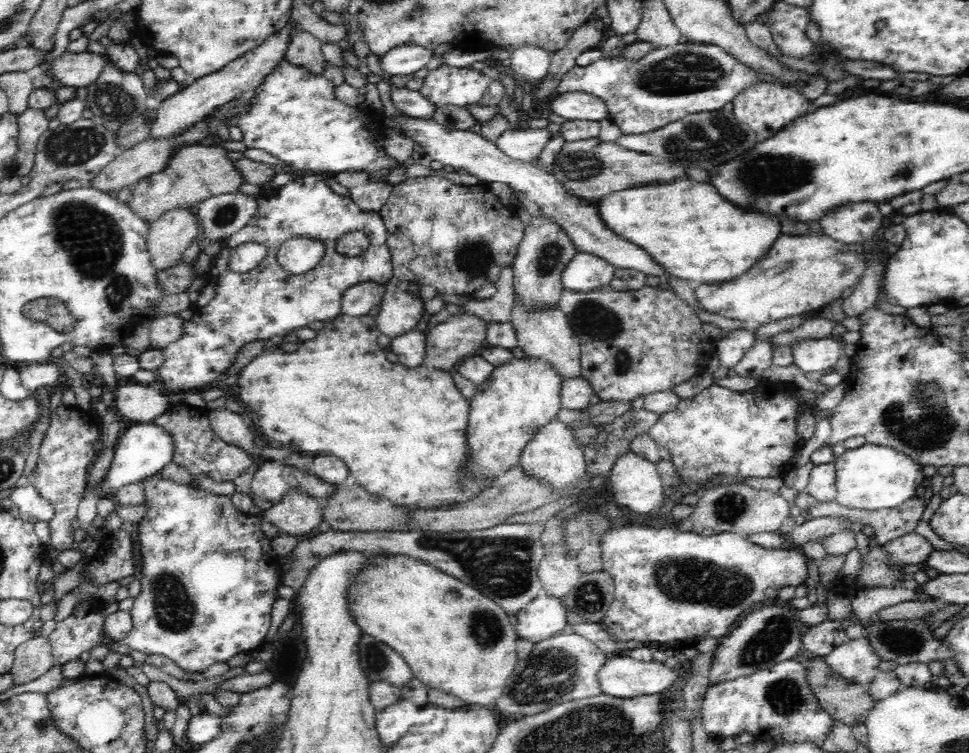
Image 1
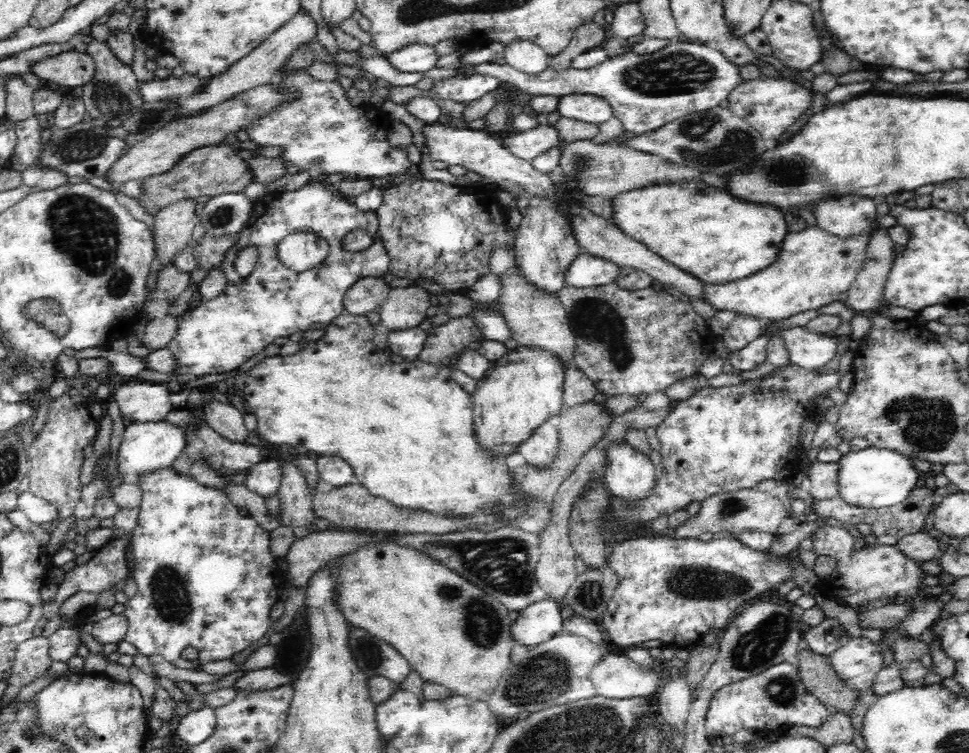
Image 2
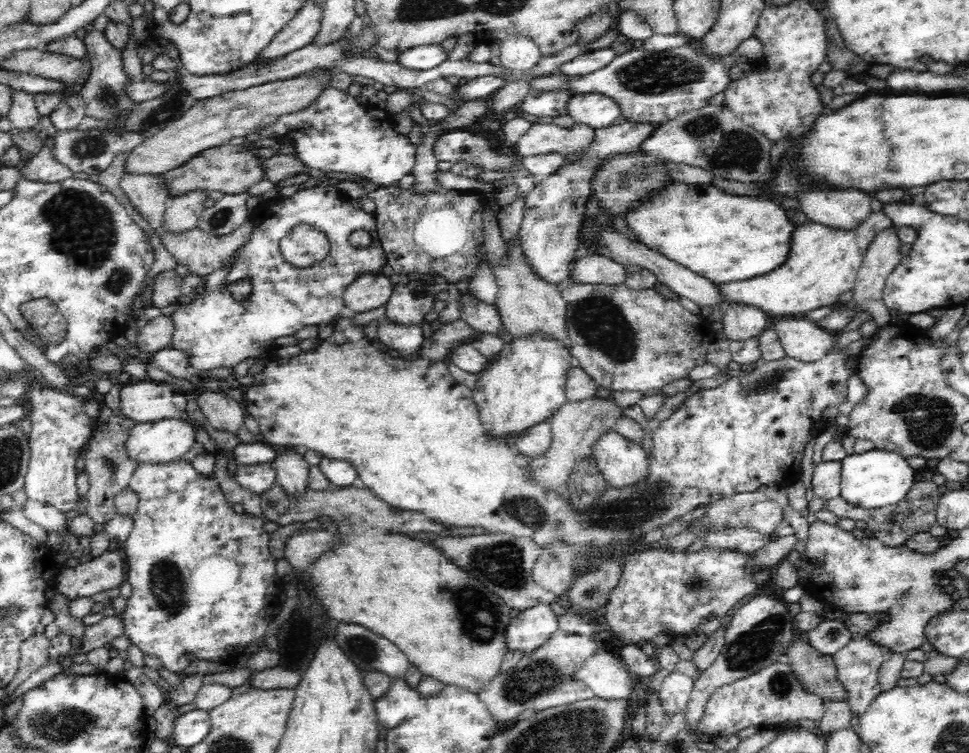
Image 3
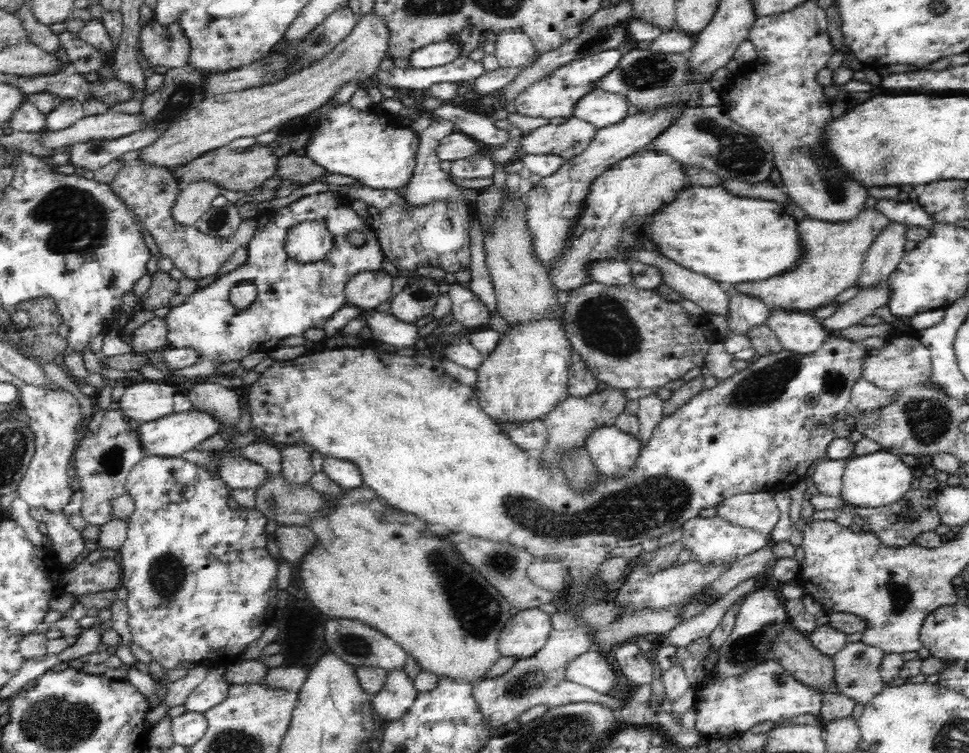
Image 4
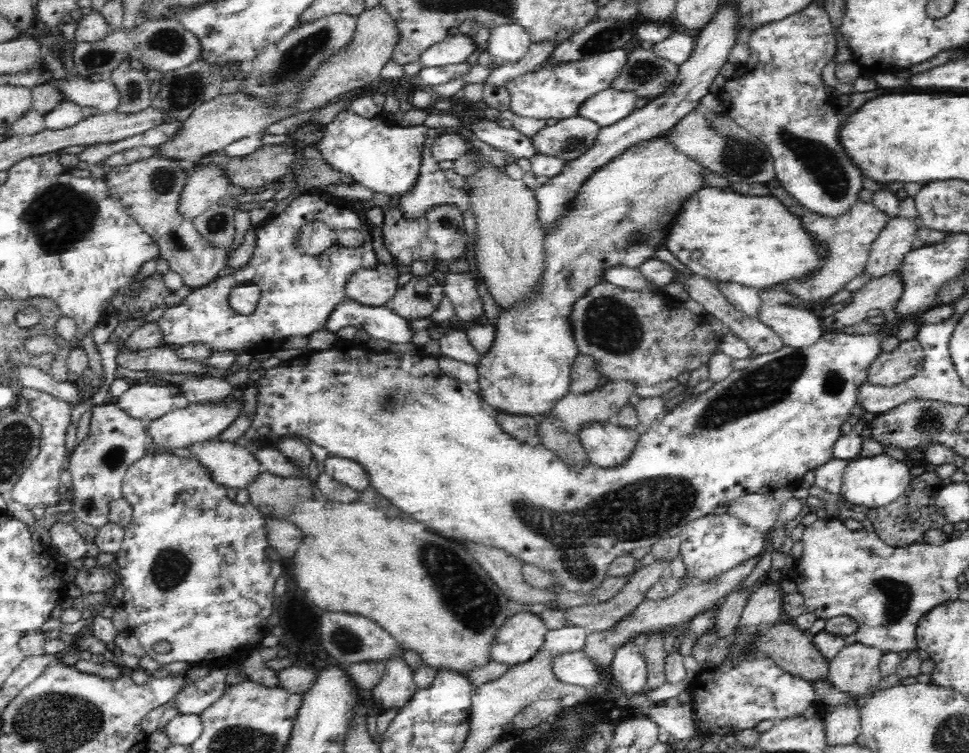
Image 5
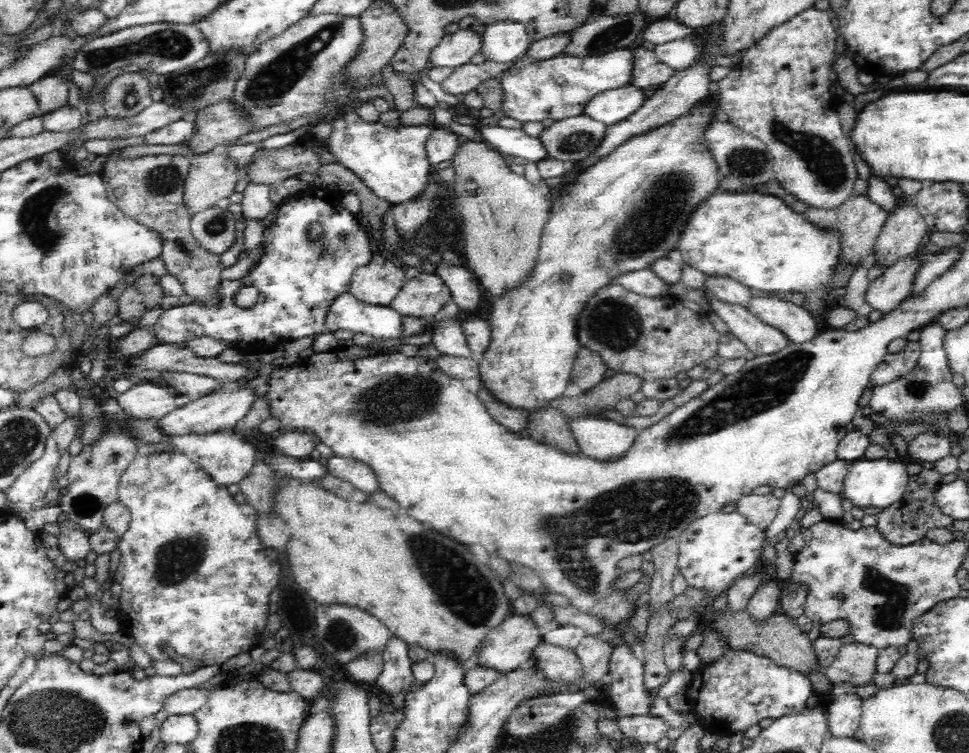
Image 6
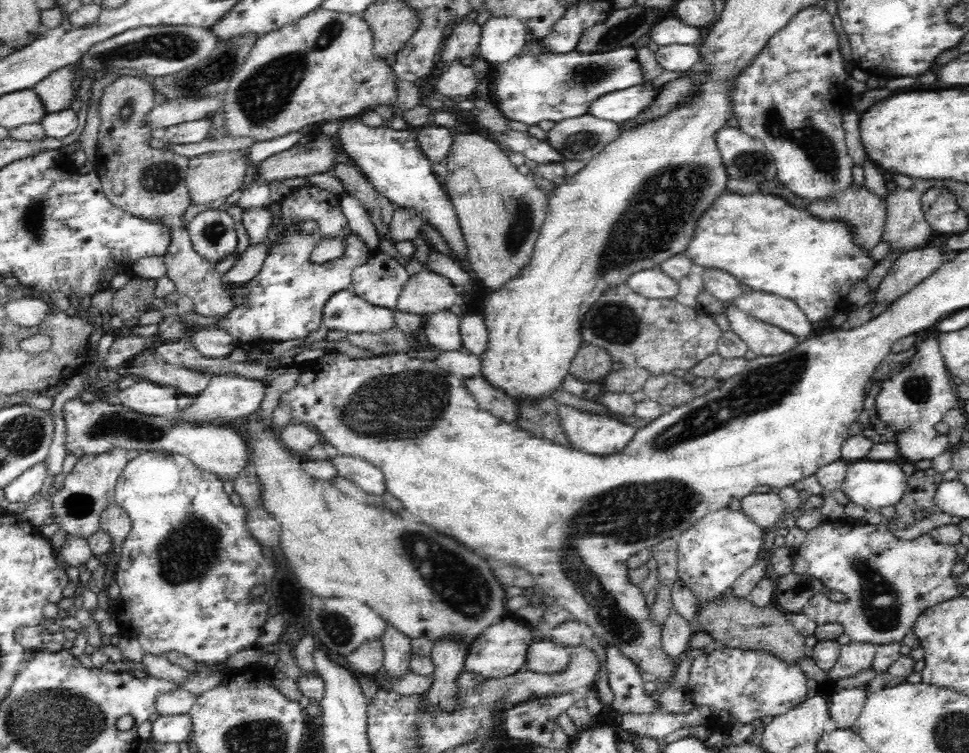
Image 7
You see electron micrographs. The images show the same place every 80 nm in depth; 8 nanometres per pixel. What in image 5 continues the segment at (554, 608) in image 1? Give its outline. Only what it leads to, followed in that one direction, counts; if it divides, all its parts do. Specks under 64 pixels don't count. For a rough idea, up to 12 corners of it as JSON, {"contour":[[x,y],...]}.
{"contour":[[519,610],[499,628],[490,661],[508,668],[542,650],[539,614]]}

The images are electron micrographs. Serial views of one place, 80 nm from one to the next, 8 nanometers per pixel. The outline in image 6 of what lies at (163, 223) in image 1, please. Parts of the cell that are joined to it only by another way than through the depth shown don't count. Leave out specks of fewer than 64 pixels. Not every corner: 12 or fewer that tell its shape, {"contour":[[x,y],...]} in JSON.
{"contour":[[220,144],[190,158],[183,199],[192,216],[234,193],[236,159]]}

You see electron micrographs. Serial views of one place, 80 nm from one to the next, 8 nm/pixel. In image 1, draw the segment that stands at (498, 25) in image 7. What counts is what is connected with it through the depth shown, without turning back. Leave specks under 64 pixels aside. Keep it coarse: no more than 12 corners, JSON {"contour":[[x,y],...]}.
{"contour":[[512,46],[511,67],[521,78],[546,78],[552,53]]}

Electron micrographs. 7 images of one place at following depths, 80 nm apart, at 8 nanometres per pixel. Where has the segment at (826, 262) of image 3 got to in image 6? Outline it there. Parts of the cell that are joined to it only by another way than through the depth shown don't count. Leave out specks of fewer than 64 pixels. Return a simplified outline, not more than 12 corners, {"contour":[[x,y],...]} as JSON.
{"contour":[[855,191],[838,208],[806,208],[839,234],[840,262],[862,264],[888,213]]}

